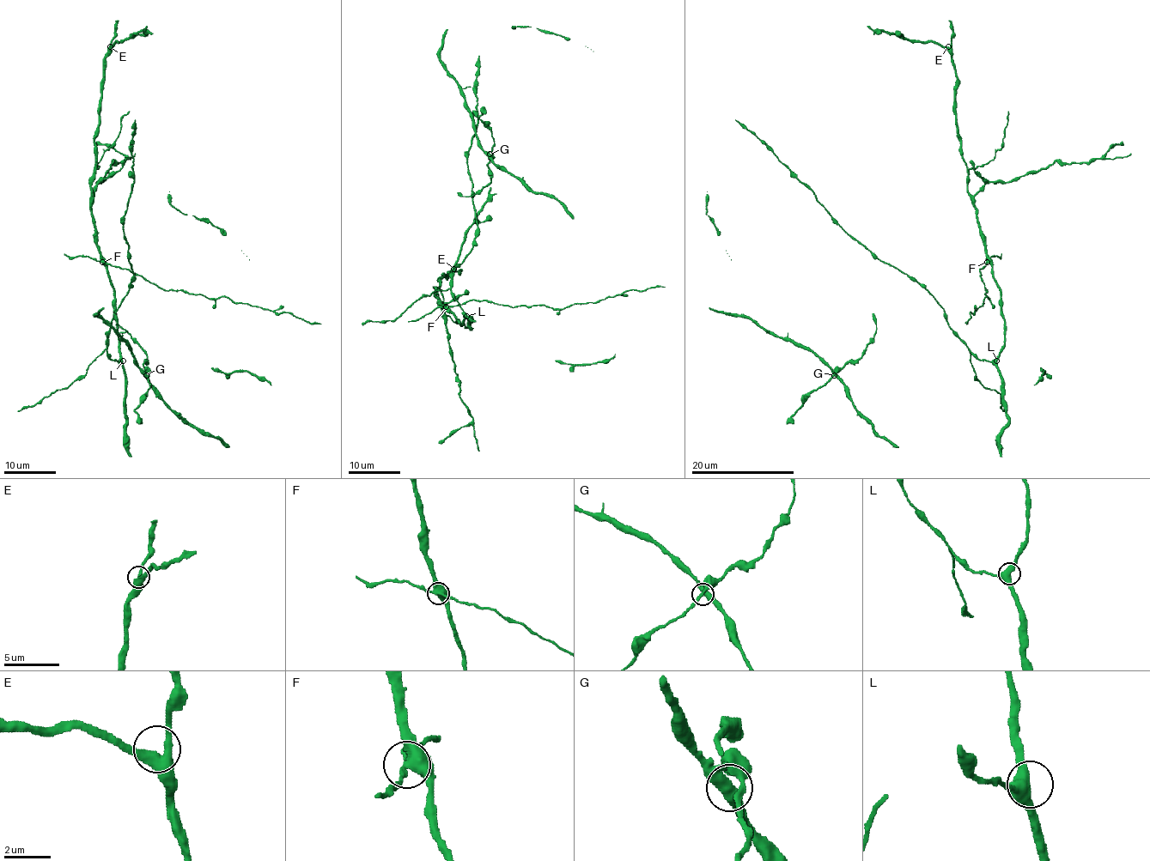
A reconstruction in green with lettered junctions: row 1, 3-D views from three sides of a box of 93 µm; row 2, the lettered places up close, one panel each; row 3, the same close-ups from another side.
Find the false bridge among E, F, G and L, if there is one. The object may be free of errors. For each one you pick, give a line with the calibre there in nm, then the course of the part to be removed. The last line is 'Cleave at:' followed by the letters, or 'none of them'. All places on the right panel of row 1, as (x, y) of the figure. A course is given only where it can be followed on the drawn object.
F: 460 nm | (987, 262), (979, 272), (988, 299), (987, 296), (982, 306), (969, 313), (970, 318), (966, 324)
Cleave at: F

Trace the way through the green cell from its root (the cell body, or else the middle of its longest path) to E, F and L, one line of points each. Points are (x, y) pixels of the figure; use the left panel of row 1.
E: (107, 350), (112, 360), (120, 360), (115, 290), (97, 244), (92, 216), (92, 175), (100, 82), (110, 46)
F: (107, 350), (112, 360), (120, 360), (115, 290), (107, 267), (102, 262)
L: (107, 350), (112, 360), (123, 360)

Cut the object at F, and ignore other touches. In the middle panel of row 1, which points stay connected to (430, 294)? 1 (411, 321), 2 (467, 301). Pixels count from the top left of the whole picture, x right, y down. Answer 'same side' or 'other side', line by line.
1: other side
2: other side

